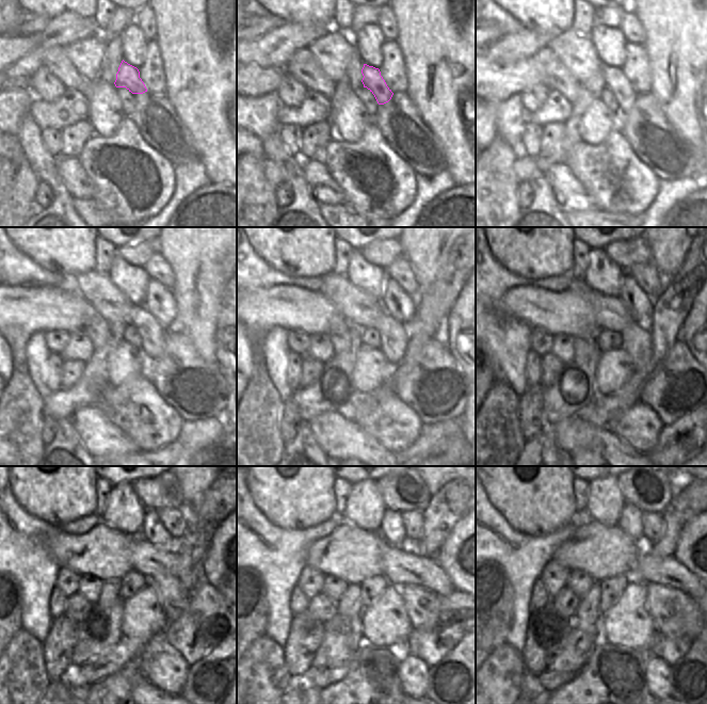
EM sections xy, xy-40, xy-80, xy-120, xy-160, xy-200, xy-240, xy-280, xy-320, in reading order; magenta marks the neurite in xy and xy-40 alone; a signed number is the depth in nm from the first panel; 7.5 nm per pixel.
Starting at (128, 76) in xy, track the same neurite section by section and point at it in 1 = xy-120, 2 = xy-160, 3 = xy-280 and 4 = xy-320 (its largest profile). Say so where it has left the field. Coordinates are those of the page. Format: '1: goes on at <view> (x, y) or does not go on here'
1: goes on at xy-120 (153, 335)
2: goes on at xy-160 (394, 335)
3: goes on at xy-280 (422, 605)
4: goes on at xy-320 (675, 614)

